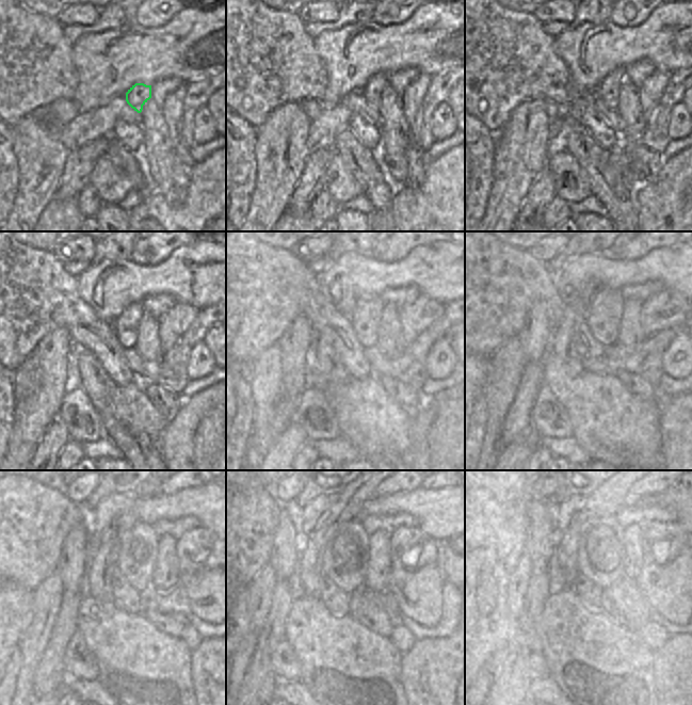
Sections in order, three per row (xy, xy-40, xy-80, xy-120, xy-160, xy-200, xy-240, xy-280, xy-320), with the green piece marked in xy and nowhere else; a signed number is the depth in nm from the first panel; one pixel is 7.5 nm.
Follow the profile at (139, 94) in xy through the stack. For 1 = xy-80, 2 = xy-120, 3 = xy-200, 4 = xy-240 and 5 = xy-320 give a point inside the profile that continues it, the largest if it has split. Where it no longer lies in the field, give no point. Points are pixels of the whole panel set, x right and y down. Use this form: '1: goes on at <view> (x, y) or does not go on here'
1: goes on at xy-80 (608, 90)
2: goes on at xy-120 (126, 325)
3: goes on at xy-200 (604, 313)
4: goes on at xy-240 (138, 546)
5: goes on at xy-320 (631, 554)

